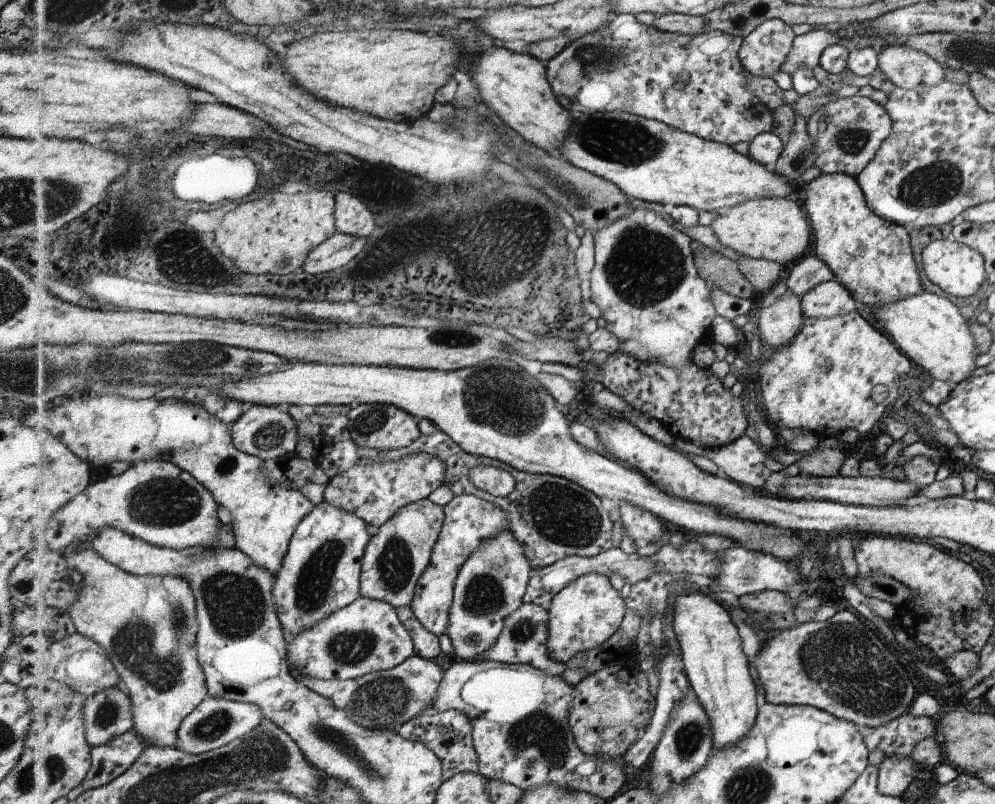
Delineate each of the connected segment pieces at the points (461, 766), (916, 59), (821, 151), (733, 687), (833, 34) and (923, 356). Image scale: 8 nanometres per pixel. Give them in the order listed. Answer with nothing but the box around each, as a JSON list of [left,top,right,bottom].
[[399,709,480,782],[878,43,945,90],[808,95,891,177],[674,589,759,749],[782,29,843,75],[869,291,979,385]]

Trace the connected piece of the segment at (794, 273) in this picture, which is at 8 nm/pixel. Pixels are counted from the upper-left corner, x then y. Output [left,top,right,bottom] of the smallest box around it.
[786,254,836,296]

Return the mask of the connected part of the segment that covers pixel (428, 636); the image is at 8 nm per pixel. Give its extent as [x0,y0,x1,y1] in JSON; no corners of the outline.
[398,606,441,660]

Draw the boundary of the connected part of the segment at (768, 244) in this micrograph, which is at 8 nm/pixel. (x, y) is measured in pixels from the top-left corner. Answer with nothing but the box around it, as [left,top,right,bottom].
[710,197,811,264]

